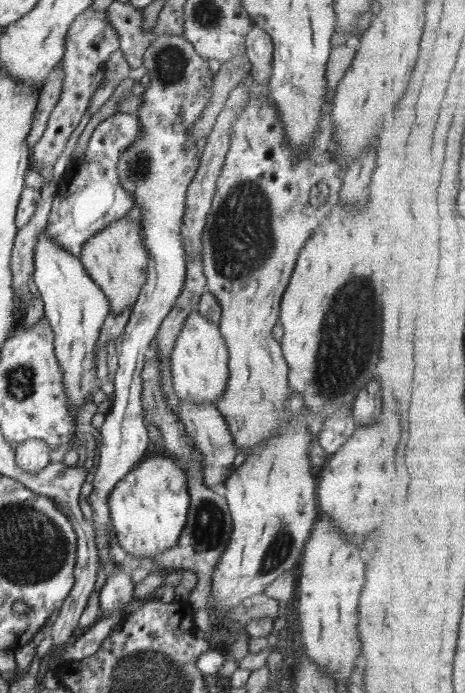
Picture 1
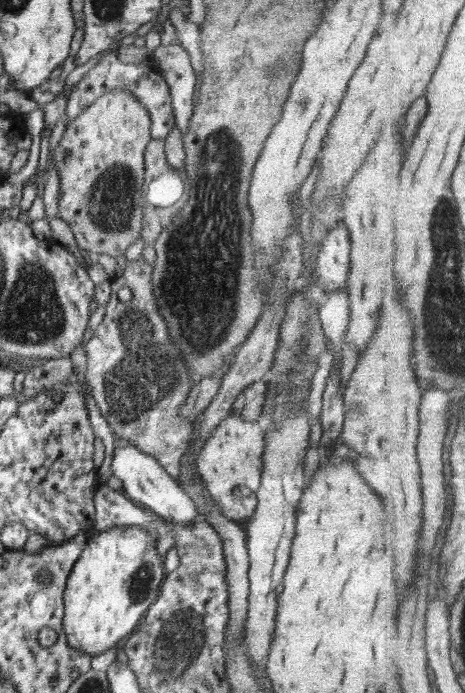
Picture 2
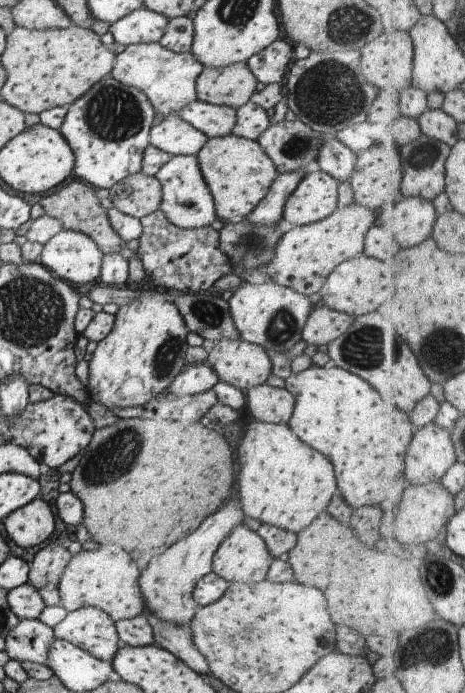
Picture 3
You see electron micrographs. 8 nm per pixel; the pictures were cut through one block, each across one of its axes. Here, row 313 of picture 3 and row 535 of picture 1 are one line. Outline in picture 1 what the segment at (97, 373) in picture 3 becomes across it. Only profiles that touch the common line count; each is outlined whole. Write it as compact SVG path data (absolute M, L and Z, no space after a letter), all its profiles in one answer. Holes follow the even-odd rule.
M149 452L130 473L108 493L110 521L118 542L137 558L158 555L174 546L187 523L190 507L188 477L172 456Z

